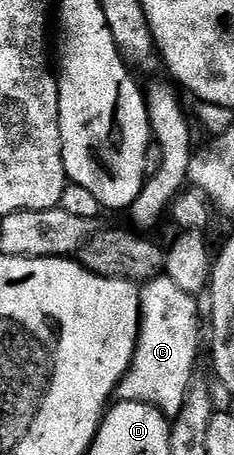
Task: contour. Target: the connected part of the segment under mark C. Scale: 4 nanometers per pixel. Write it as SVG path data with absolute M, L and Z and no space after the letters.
M166 276L152 278L142 287L139 295L139 340L130 368L119 381L114 397L120 402L147 402L155 406L168 420L173 420L185 404L185 396L193 385L191 377L195 374L195 365L199 362L199 324L200 311L196 295L177 288L173 280Z

